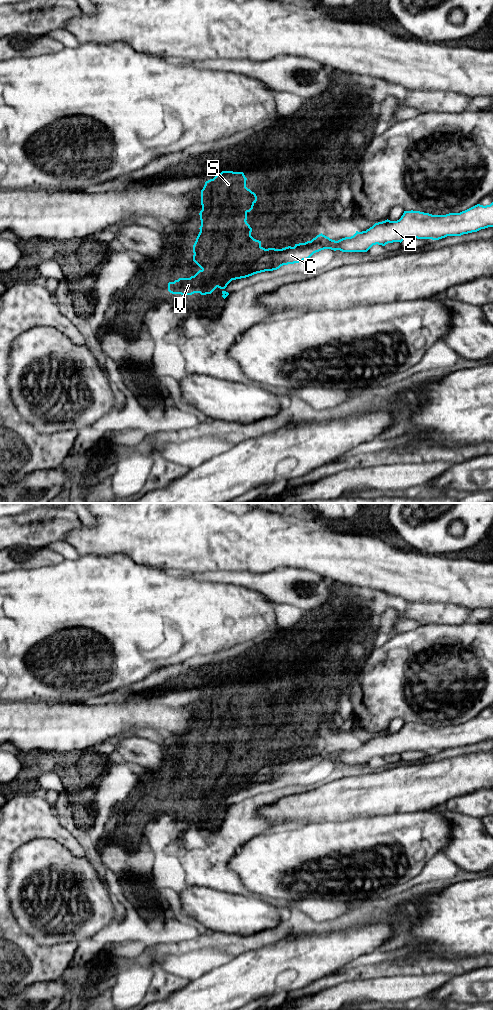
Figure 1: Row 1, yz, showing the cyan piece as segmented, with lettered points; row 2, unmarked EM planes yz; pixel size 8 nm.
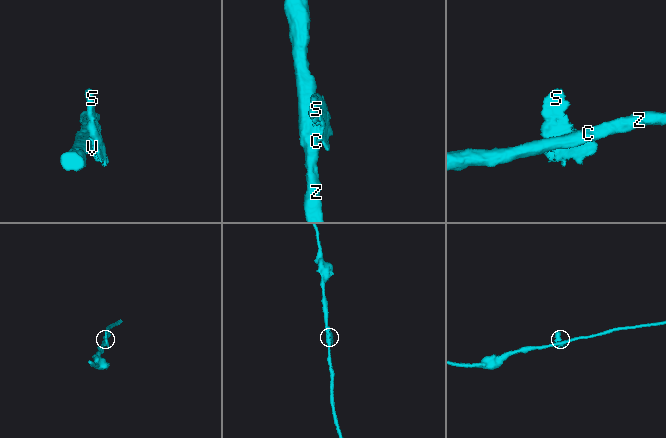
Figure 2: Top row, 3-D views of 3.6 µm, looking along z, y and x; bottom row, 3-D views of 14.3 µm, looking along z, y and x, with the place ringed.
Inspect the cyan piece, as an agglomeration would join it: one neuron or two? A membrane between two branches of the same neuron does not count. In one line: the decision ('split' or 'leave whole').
split

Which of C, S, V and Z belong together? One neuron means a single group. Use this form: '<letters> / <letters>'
C V Z / S

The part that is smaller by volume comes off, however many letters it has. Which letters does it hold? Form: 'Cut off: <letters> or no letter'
Cut off: S

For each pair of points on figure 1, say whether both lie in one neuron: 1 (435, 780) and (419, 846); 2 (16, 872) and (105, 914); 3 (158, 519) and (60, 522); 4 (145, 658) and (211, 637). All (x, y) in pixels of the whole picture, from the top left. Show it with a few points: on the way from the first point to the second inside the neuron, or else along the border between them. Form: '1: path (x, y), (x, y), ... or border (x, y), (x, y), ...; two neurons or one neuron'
1: border (425, 810), (412, 812); two neurons
2: path (42, 869), (51, 863), (81, 873), (85, 888); one neuron
3: border (81, 523), (68, 533), (66, 540); two neurons
4: path (161, 642), (166, 637), (195, 637); one neuron

